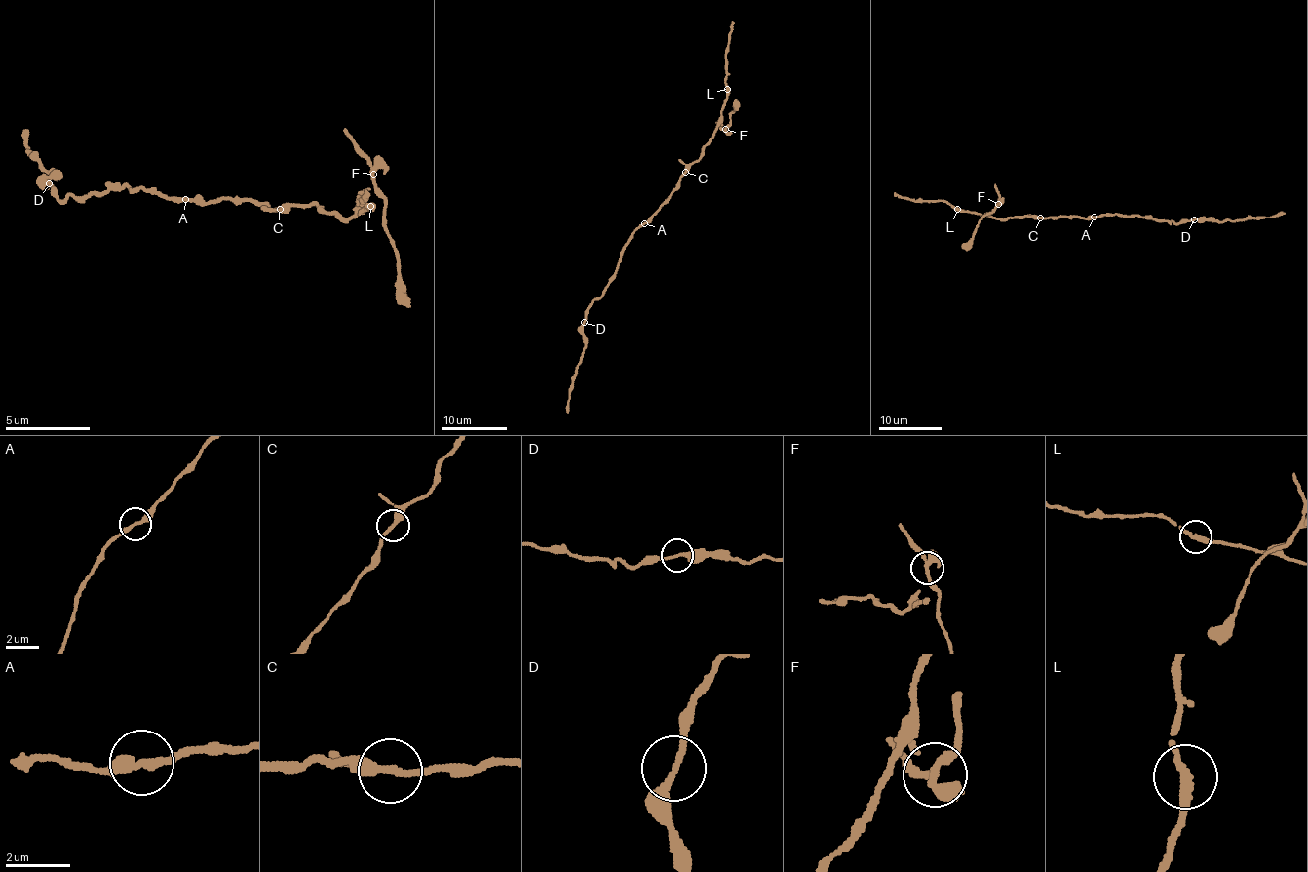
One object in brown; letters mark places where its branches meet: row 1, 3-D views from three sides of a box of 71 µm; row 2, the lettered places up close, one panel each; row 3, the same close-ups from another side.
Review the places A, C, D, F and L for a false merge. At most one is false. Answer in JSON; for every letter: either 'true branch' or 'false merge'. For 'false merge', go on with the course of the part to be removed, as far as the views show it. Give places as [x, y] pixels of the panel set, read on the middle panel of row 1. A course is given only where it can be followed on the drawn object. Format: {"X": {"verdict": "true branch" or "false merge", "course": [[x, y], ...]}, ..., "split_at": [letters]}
{"A": {"verdict": "true branch"}, "C": {"verdict": "true branch"}, "D": {"verdict": "true branch"}, "F": {"verdict": "false merge", "course": [[725, 130], [731, 121], [732, 112], [739, 105]]}, "L": {"verdict": "true branch"}, "split_at": ["F"]}

